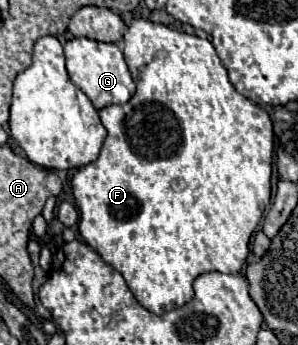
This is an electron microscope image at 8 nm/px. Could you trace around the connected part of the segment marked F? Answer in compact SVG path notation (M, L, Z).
M134 19L124 33L124 57L130 67L132 79L136 83L136 93L126 105L108 105L100 109L100 121L108 129L108 137L104 139L104 145L100 149L100 155L96 161L82 167L74 179L74 199L80 211L80 235L86 243L94 245L94 249L100 253L100 257L110 263L114 269L118 269L128 287L132 289L134 297L152 313L160 315L160 309L172 309L188 303L192 299L192 281L208 271L220 271L220 273L240 273L248 251L250 251L250 237L254 229L258 227L264 214L266 205L270 205L270 175L272 175L272 163L274 155L274 132L270 115L256 105L254 101L240 95L232 83L228 81L228 73L222 67L214 45L208 39L200 39L196 35L188 35L182 31L174 31L166 25L152 23L150 19Z

